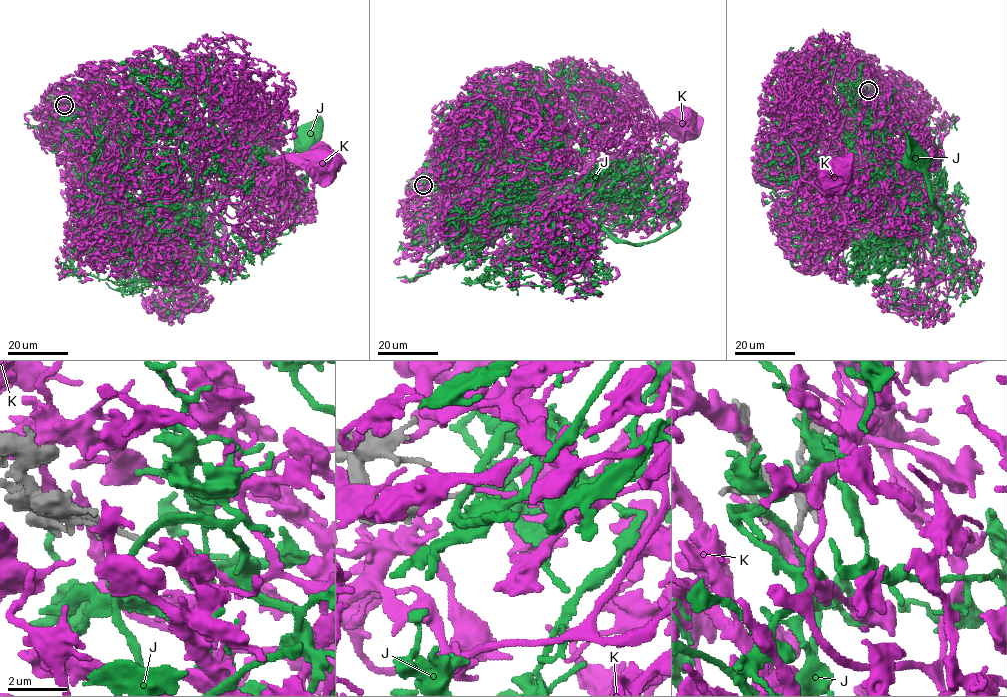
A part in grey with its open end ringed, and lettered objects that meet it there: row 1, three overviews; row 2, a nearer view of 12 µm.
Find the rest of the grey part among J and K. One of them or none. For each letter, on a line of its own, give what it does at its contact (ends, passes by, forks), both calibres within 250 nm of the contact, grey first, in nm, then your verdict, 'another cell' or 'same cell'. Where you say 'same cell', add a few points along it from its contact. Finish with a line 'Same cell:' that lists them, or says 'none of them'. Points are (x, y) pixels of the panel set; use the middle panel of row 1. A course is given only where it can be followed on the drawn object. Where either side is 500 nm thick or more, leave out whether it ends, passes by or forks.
J: it passes by; calibres 170 and 240 nm; another cell
K: it ends; calibres 180 and 140 nm; same cell; course (423, 186), (440, 185), (452, 212), (573, 198), (597, 184), (649, 129), (679, 127)
Same cell: K

